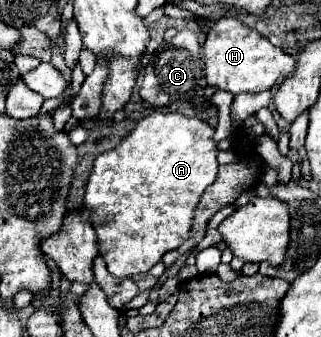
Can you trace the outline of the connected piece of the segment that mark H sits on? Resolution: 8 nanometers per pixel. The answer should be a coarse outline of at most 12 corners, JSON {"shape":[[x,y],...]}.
{"shape":[[235,17],[203,45],[209,87],[261,93],[297,61]]}

